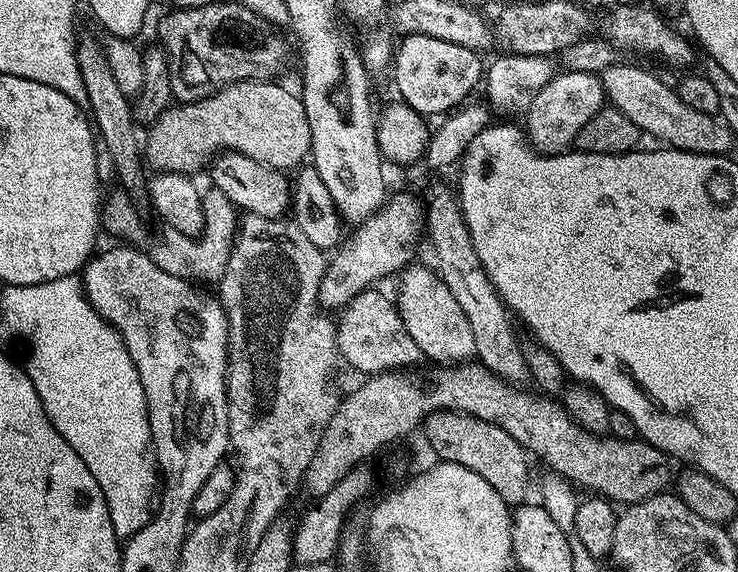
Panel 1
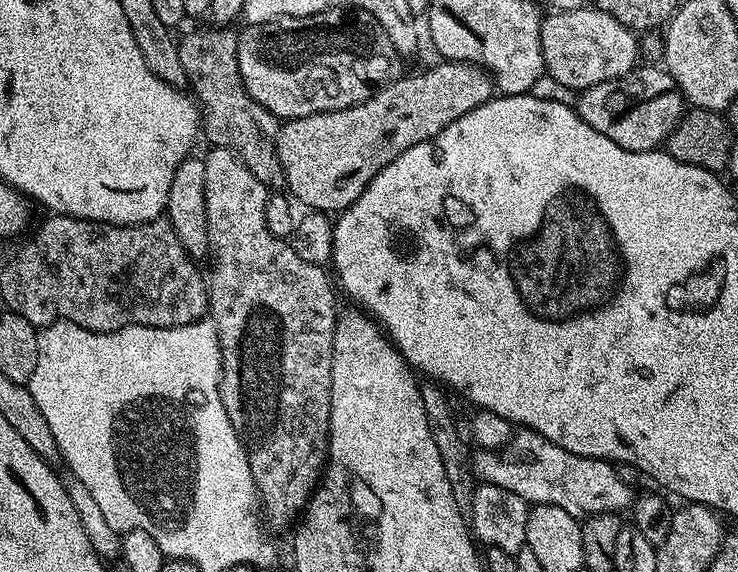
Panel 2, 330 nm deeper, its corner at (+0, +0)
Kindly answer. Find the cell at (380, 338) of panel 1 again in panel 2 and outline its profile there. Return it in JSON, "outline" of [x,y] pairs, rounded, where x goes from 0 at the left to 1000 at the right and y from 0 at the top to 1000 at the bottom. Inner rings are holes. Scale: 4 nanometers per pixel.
{"outline":[[[711,747],[695,753],[687,783],[646,788],[638,806],[640,830],[650,846],[680,850],[680,857],[702,864],[702,871],[715,876],[717,883],[759,885],[767,899],[782,906],[795,906],[812,895],[840,899],[859,874],[858,855],[837,836],[825,806],[772,794],[772,787],[762,787],[762,780]]]}

